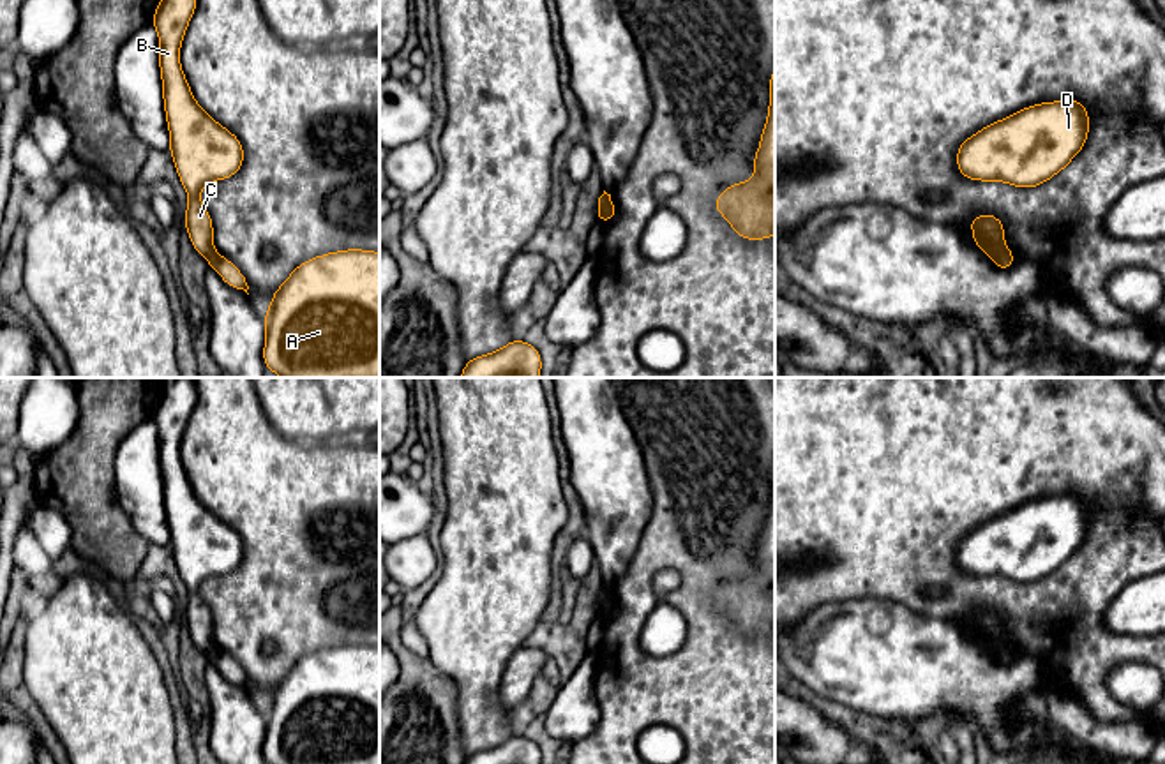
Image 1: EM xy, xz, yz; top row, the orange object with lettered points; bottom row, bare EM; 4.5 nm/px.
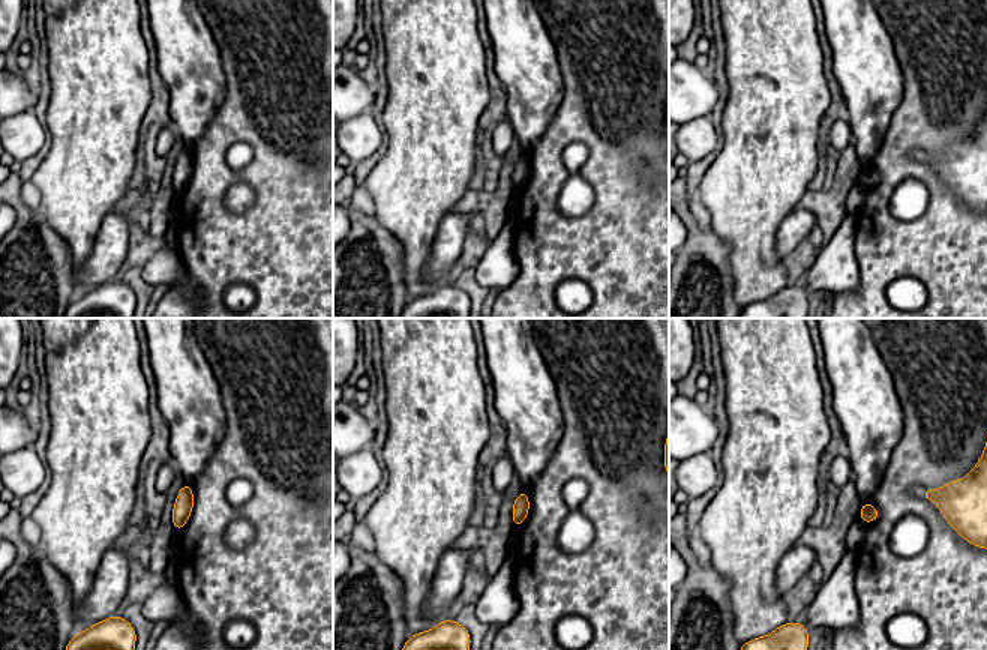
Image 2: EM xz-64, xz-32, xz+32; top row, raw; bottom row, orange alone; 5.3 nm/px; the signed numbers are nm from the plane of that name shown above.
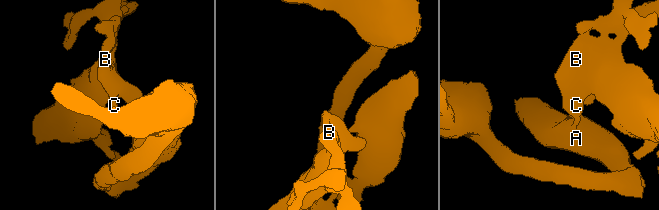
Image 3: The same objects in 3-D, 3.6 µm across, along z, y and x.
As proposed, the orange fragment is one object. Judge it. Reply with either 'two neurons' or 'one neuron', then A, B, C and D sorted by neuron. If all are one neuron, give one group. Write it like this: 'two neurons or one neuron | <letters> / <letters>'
two neurons | A / B C D

